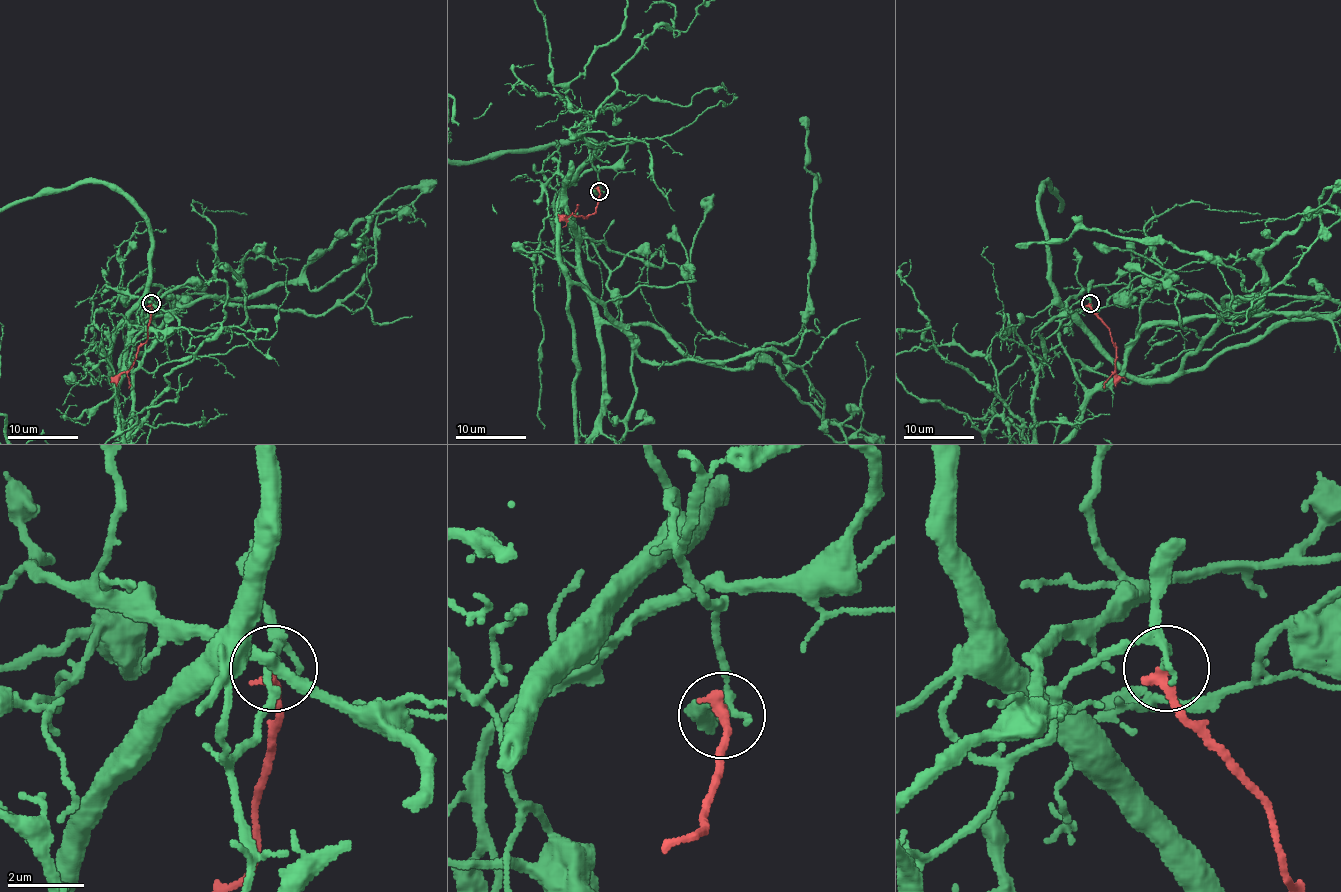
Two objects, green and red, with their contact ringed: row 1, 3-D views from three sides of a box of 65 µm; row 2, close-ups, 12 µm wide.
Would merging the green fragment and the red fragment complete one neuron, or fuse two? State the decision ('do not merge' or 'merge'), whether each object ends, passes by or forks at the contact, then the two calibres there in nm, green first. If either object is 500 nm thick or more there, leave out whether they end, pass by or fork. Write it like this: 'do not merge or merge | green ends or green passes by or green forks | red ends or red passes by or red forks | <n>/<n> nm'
do not merge | green forks | red ends | 150/320 nm

